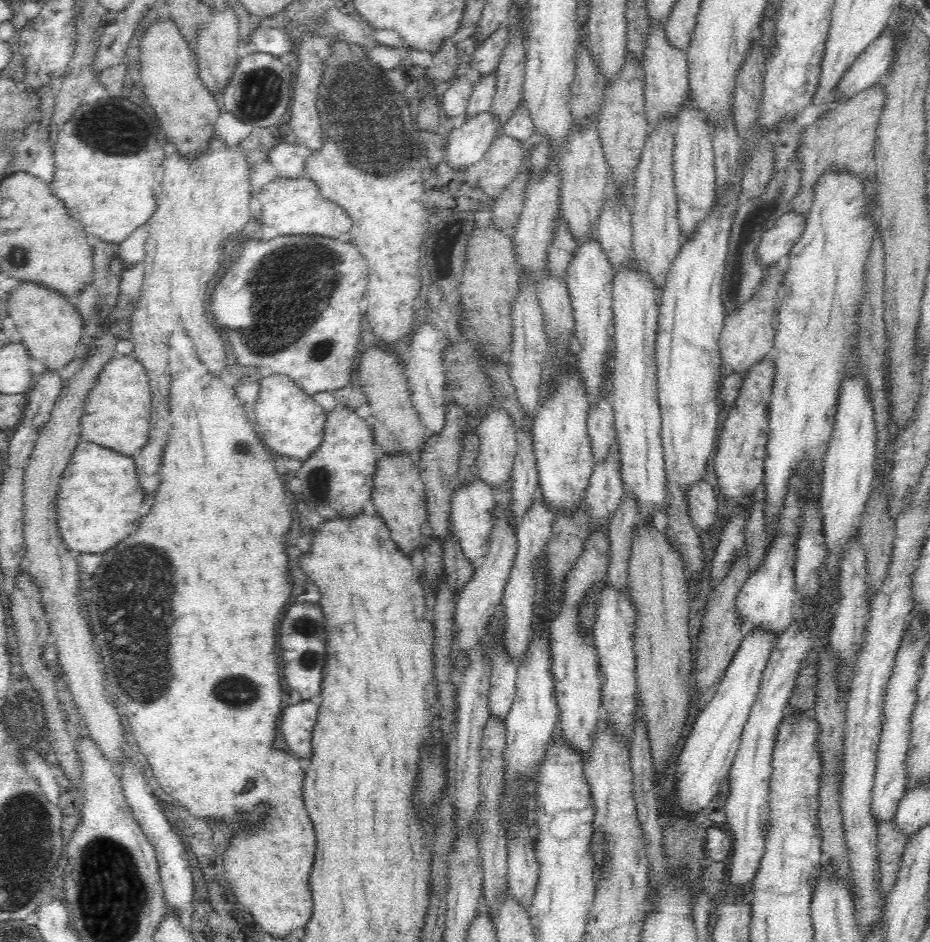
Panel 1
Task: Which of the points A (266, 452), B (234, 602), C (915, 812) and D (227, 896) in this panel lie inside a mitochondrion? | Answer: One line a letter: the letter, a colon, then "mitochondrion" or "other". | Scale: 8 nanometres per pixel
A: other
B: other
C: other
D: other

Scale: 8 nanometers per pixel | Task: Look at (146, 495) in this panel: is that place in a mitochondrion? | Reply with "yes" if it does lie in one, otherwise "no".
no

